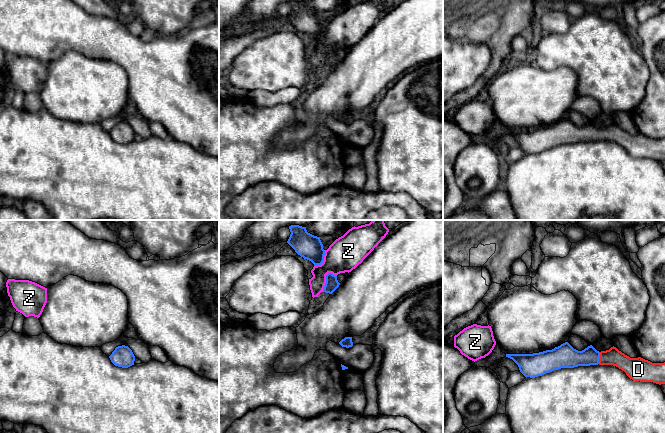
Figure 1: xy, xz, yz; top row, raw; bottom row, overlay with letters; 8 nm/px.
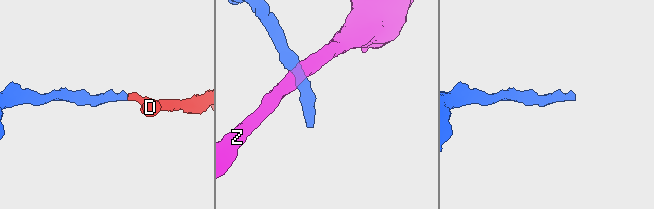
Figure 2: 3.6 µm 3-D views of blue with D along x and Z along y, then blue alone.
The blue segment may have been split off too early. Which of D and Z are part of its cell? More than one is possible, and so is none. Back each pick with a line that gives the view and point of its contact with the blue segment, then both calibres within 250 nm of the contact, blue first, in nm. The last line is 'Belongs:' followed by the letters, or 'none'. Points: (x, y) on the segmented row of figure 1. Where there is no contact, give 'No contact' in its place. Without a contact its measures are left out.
D: Touches blue at yz (599, 357). Thickness 170 nm (blue) against 140 nm
Belongs: D

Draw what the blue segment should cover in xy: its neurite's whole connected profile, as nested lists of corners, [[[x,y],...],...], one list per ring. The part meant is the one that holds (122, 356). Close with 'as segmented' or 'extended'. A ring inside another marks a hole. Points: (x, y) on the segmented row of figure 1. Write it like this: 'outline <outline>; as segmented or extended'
outline [[[125,345],[116,347],[109,358],[115,366],[122,368],[128,368],[134,365],[135,361],[132,350]]]; as segmented

